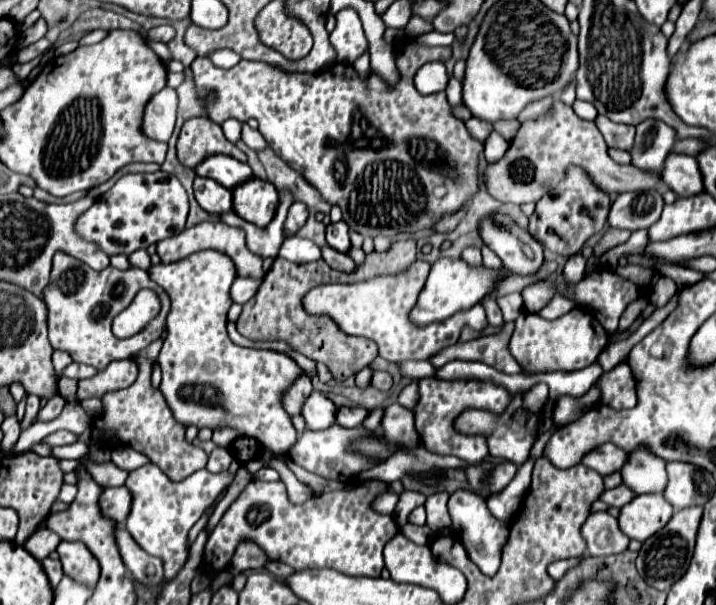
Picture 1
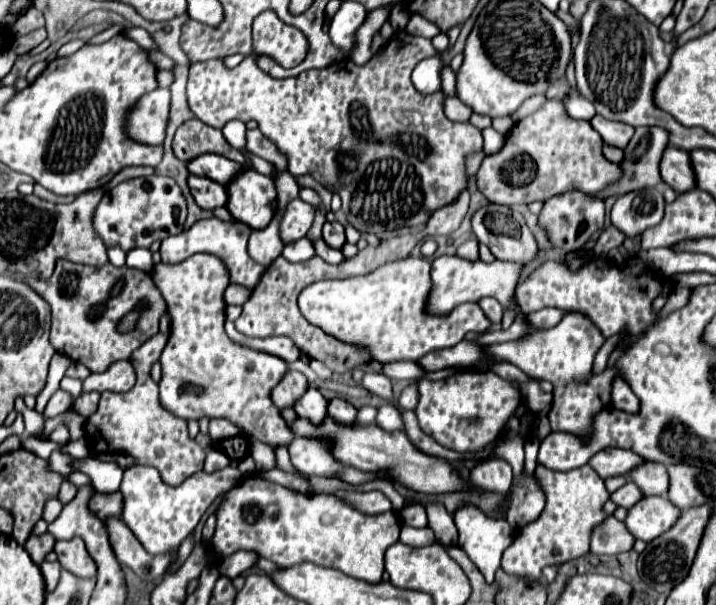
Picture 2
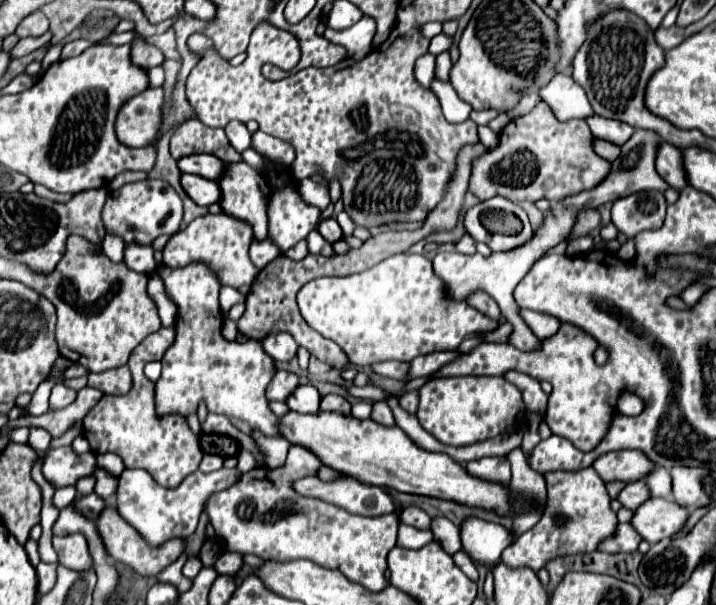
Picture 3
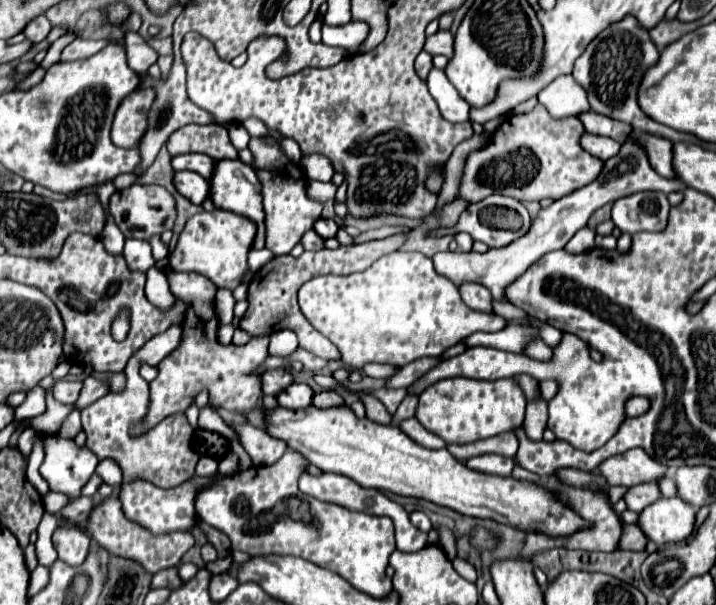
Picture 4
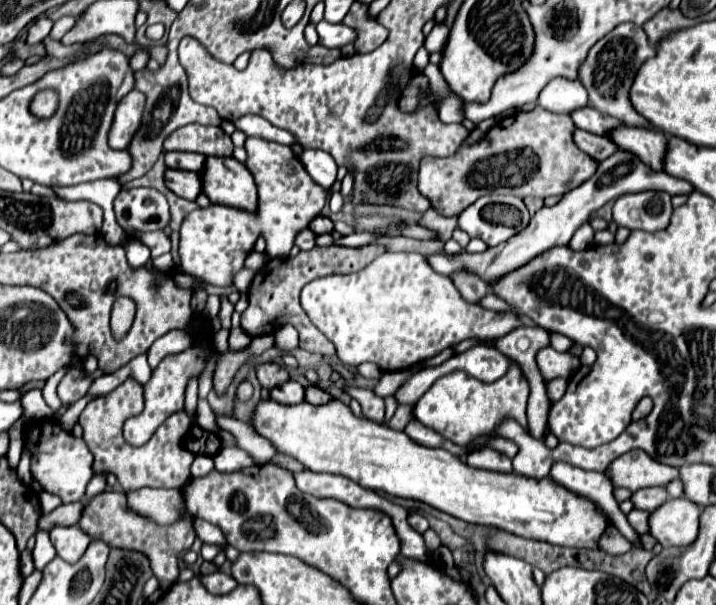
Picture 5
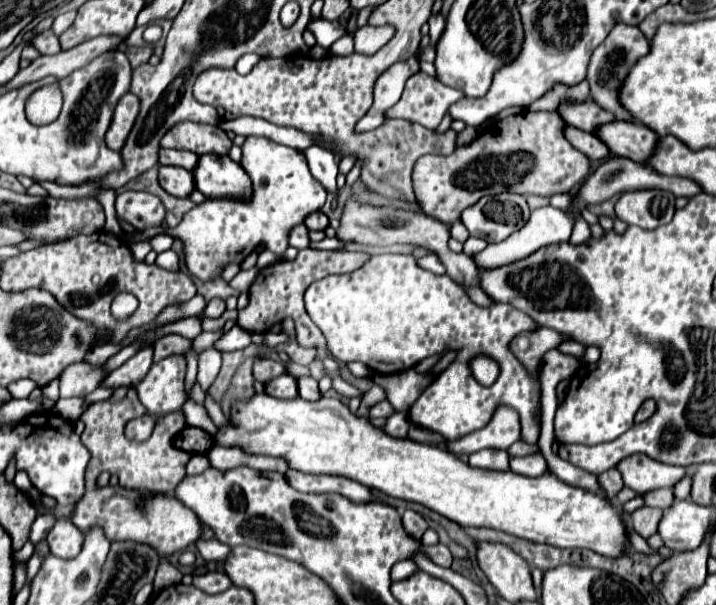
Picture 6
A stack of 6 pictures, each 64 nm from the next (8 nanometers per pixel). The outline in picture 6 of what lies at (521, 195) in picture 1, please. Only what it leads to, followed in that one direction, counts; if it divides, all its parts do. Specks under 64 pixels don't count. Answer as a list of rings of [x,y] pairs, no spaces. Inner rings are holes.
[[[524,112],[492,120],[468,146],[458,146],[448,156],[422,156],[414,166],[414,192],[424,214],[442,222],[456,222],[464,208],[486,194],[536,194],[554,196],[570,192],[592,170],[588,156],[578,152],[564,136],[564,120],[558,112]]]

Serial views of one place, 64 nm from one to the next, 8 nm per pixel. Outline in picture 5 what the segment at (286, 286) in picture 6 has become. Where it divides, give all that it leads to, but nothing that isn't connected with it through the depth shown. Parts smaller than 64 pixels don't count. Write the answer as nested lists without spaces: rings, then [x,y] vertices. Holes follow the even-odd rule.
[[[368,244],[360,248],[348,248],[348,246],[330,246],[330,248],[312,248],[308,252],[300,252],[296,258],[272,258],[268,260],[254,276],[250,290],[248,290],[248,308],[242,314],[240,326],[250,334],[250,336],[260,336],[260,334],[272,334],[276,328],[284,324],[292,324],[298,334],[300,334],[300,348],[308,352],[316,352],[322,356],[336,356],[334,346],[328,342],[322,332],[310,324],[306,312],[300,306],[300,290],[304,284],[308,284],[314,278],[328,276],[328,274],[350,274],[366,268],[374,258],[384,254],[386,248],[382,244]]]

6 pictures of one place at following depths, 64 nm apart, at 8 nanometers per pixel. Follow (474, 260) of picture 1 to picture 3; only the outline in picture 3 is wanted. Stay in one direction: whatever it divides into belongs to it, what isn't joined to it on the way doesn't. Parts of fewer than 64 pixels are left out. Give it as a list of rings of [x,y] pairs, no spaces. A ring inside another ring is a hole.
[[[464,234],[462,240],[456,244],[456,250],[458,250],[460,254],[476,254],[476,242],[472,240],[472,236]]]

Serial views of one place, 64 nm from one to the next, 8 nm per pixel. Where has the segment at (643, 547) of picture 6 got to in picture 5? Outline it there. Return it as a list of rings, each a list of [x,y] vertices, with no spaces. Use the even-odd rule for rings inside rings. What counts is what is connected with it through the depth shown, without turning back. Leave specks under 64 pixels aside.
[[[556,462],[552,466],[550,478],[556,480],[558,484],[562,484],[564,488],[580,494],[580,496],[592,498],[606,512],[606,516],[612,520],[612,524],[620,530],[620,534],[628,542],[638,542],[636,540],[638,532],[628,524],[626,514],[620,512],[618,502],[612,496],[614,486],[610,484],[610,480],[608,480],[608,476],[604,472],[584,472],[582,468],[574,468],[570,464]]]

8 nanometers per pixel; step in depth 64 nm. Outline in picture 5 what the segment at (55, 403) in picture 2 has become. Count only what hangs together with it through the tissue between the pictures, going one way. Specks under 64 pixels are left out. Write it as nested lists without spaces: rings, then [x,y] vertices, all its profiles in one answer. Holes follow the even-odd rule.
[[[70,368],[68,374],[62,378],[62,382],[58,384],[58,396],[62,400],[62,404],[74,404],[76,400],[80,400],[86,390],[90,388],[92,380],[84,378],[82,370],[74,370]]]

